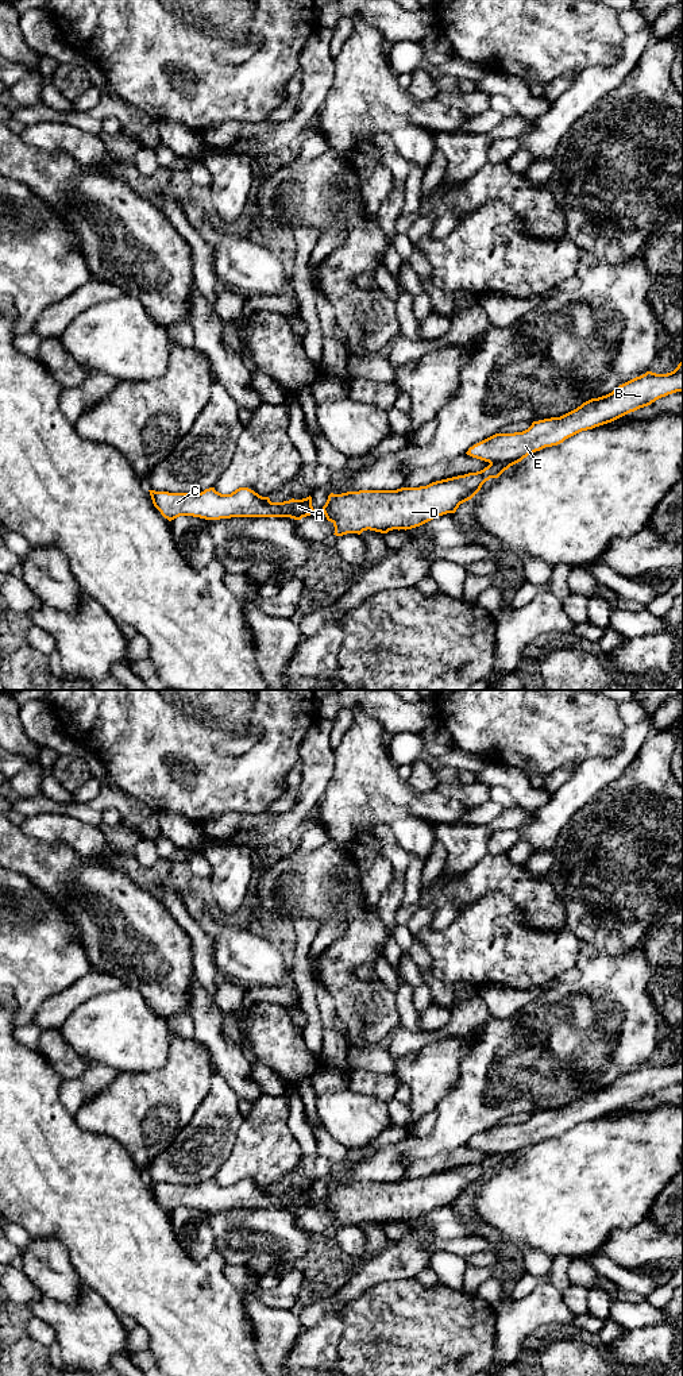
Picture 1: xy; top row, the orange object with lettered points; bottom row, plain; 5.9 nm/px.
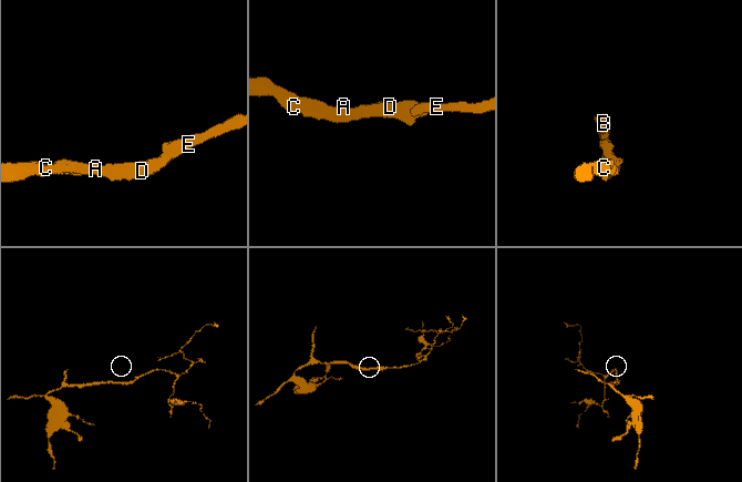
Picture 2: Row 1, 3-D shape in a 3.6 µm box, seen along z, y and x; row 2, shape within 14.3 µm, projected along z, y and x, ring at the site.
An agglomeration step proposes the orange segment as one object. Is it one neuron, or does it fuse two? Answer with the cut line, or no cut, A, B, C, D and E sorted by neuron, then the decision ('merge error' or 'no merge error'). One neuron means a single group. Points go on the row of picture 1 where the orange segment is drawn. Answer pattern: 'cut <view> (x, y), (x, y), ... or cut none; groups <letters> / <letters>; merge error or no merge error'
cut xy (490, 462), (501, 462), (509, 466); groups A C D / B E; merge error

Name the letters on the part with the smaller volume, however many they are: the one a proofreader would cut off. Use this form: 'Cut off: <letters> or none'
Cut off: B, E

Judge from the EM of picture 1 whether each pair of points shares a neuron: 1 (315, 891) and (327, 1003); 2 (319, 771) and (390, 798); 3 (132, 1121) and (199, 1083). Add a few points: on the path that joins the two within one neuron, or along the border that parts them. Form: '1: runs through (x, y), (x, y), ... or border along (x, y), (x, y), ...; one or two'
1: border along (315, 962), (317, 976), (331, 997), (338, 1016); two
2: border along (335, 750), (335, 769), (317, 805); two
3: runs through (149, 1105), (166, 1099), (182, 1083); one

